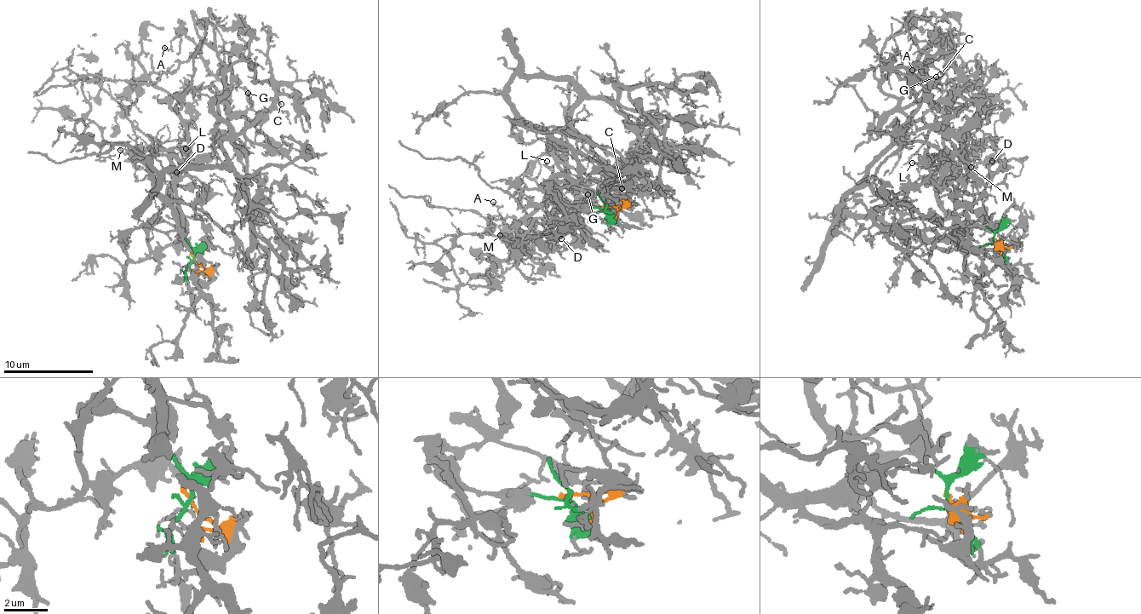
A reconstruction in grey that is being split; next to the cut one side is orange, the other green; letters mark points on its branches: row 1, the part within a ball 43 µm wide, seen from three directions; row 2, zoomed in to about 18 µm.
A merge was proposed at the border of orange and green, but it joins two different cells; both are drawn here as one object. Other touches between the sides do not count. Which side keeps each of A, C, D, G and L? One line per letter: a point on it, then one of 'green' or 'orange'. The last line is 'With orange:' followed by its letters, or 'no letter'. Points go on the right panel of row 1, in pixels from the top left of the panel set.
A: place (912, 70); orange
C: place (940, 74); orange
D: place (992, 161); orange
G: place (936, 77); orange
L: place (912, 163); green
With orange: A, C, D, G

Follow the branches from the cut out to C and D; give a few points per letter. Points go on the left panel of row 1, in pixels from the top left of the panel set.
C: (192, 256), (208, 281), (151, 161), (160, 171), (219, 166), (220, 143), (275, 104), (277, 90), (280, 104)
D: (192, 256), (209, 278), (208, 281), (204, 266), (185, 237), (173, 190), (170, 197), (168, 194), (177, 171)

